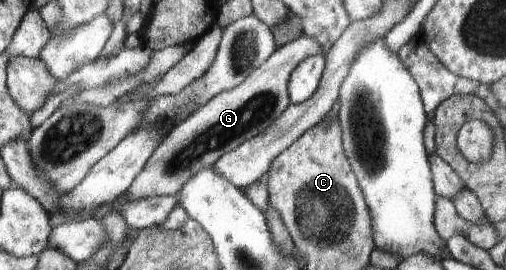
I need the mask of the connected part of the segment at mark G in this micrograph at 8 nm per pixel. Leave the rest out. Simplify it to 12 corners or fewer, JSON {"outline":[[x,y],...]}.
{"outline":[[318,40],[277,47],[238,86],[174,125],[130,200],[177,196],[196,172],[261,135]]}

